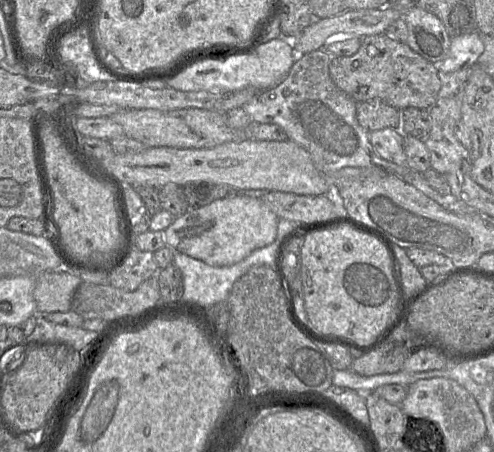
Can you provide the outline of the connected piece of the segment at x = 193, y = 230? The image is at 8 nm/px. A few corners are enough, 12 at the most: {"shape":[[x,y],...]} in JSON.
{"shape":[[260,197],[190,208],[166,246],[213,267],[271,244],[279,218]]}

